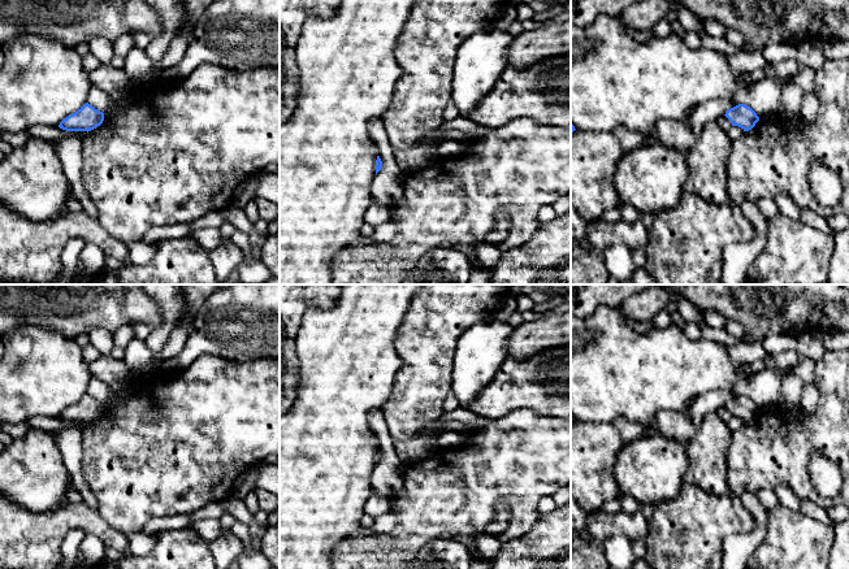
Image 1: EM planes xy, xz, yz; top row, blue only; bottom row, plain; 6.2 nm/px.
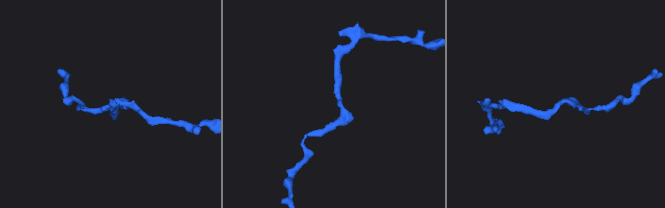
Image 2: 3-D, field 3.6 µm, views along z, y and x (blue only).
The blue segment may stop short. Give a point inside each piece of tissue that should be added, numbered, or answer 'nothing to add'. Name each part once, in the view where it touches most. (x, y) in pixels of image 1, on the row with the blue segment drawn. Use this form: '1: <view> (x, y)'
nothing to add

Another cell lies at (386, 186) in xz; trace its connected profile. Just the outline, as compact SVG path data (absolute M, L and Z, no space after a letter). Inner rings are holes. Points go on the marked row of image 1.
M372 120L368 123L371 139L378 148L378 156L382 161L381 170L376 174L371 184L372 197L387 205L398 207L403 201L403 178L406 169L394 160L394 148L390 144L384 121Z

